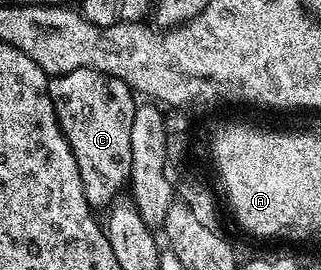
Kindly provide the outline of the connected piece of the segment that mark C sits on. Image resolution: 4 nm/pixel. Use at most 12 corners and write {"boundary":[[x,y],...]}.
{"boundary":[[81,67],[50,96],[91,208],[130,181],[135,92]]}

